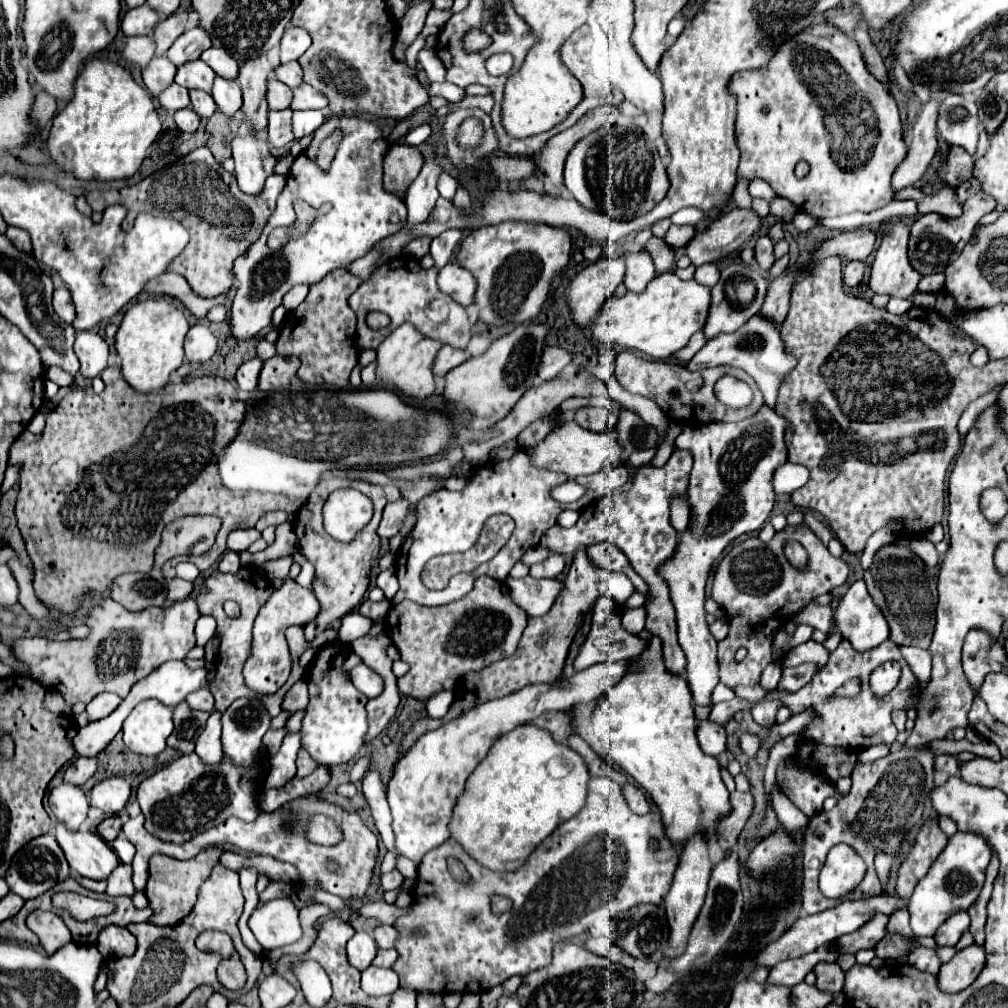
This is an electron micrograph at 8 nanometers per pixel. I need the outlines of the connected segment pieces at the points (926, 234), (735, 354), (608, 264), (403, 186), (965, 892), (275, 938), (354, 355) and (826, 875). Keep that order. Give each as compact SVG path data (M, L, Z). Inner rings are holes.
M979 192L971 196L963 206L963 214L960 217L952 218L941 214L923 214L919 216L913 226L911 226L911 238L909 238L909 262L911 266L921 274L935 274L935 272L943 272L955 258L959 258L963 246L969 242L973 226L977 224L982 216L992 212L996 207L996 200L984 192Z
M761 314L753 316L745 326L741 326L735 334L721 334L715 340L709 340L695 356L691 362L685 364L687 370L703 370L703 368L711 368L711 366L735 366L735 368L743 368L749 376L755 378L759 390L763 392L765 404L769 408L775 408L775 400L777 400L777 388L783 380L783 376L787 372L791 372L791 368L795 368L795 360L791 356L785 354L785 346L783 346L783 338L779 336L779 328L769 322L767 318L763 318Z
M601 258L583 268L565 288L565 300L577 328L585 328L595 320L603 302L615 292L617 284L623 282L623 266L625 264L619 258Z
M395 144L383 158L383 188L399 198L405 198L409 184L421 172L423 156L417 148Z
M957 832L949 838L947 848L941 852L937 862L931 866L927 876L919 882L913 896L909 898L909 912L911 912L911 928L917 930L917 938L931 938L937 928L955 912L967 910L981 892L985 880L985 868L991 860L989 844L969 832Z
M275 898L269 902L259 902L249 916L249 928L257 942L265 950L283 948L297 942L303 936L297 908L291 898Z
M339 268L327 274L321 282L310 286L303 304L285 316L275 342L277 354L297 356L301 368L297 378L311 388L335 388L343 390L349 386L349 374L357 366L359 350L355 348L355 312L347 306L347 298L359 288L361 280L351 276L347 268Z
M839 844L835 846L821 870L819 888L827 898L839 898L855 888L865 874L865 862L853 852L853 848Z

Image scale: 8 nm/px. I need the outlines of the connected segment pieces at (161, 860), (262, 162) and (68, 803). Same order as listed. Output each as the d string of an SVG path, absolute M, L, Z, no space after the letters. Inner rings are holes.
M207 848L187 862L169 858L165 854L155 854L149 860L149 880L147 880L147 886L145 886L149 906L155 912L149 918L149 922L151 924L167 924L167 926L181 922L193 910L193 906L197 902L197 890L209 878L211 868L219 862L221 854L223 854L223 848Z
M251 130L247 134L239 134L233 140L233 160L239 190L251 196L257 196L261 192L267 176L273 174L273 168L277 164L263 136Z
M63 782L51 790L49 808L57 820L67 826L67 830L77 832L81 822L87 818L89 800L79 786Z

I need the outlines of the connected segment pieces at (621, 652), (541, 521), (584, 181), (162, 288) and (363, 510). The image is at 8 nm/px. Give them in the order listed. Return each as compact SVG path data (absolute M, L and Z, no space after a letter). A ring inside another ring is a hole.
M601 596L597 600L595 612L593 612L591 632L589 632L585 644L581 646L579 656L575 658L575 670L585 670L585 668L599 664L599 662L619 662L619 660L625 660L625 658L637 658L637 656L643 654L647 644L649 644L647 640L643 640L639 636L631 636L621 626L621 610L619 610L619 606L615 606L611 596Z
M519 450L511 460L491 464L491 468L479 468L471 476L471 482L467 484L467 488L461 490L461 492L437 490L437 492L427 494L417 506L419 520L417 520L415 528L411 530L411 534L407 538L407 542L409 542L407 562L403 564L403 574L397 576L399 578L399 592L395 594L391 604L395 606L403 600L413 600L413 602L423 604L423 606L449 604L449 602L455 602L455 600L463 598L467 592L471 592L475 576L483 576L483 574L487 574L493 580L505 582L505 578L509 576L509 570L513 568L513 564L529 548L535 548L539 544L541 536L551 526L555 526L557 516L563 510L583 510L587 504L593 504L595 500L599 500L603 496L609 496L617 488L625 486L627 480L629 480L629 472L627 472L625 466L605 468L605 470L601 470L597 474L591 474L591 476L579 476L575 482L581 484L587 492L577 502L563 504L563 502L557 502L557 500L551 498L551 490L555 486L567 482L567 476L559 474L559 472L539 470L539 468L531 466L529 452ZM493 514L509 514L515 520L515 532L511 534L511 538L503 546L503 550L499 550L499 554L495 558L491 558L489 562L481 564L473 574L461 572L459 576L455 576L449 584L449 588L443 588L443 590L425 588L423 582L421 582L421 568L427 564L427 560L437 556L437 554L443 554L443 552L447 552L447 554L449 552L467 552L477 542L477 524L483 524Z
M615 124L599 128L575 144L565 162L565 188L585 208L605 212L615 220L633 220L663 200L669 178L655 142L637 126Z
M165 272L163 276L159 276L159 280L151 280L151 284L147 284L147 288L143 288L143 290L147 294L165 294L165 296L171 296L171 298L179 300L197 318L205 318L209 308L225 302L225 296L217 296L217 298L211 298L211 300L197 296L189 288L187 280L179 274L173 274L173 272Z
M335 490L323 506L325 530L341 542L351 542L371 516L373 504L359 490Z

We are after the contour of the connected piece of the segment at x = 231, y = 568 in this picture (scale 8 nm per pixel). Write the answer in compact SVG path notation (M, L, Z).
M227 550L219 562L219 570L223 573L236 573L241 568L240 558L237 552Z

